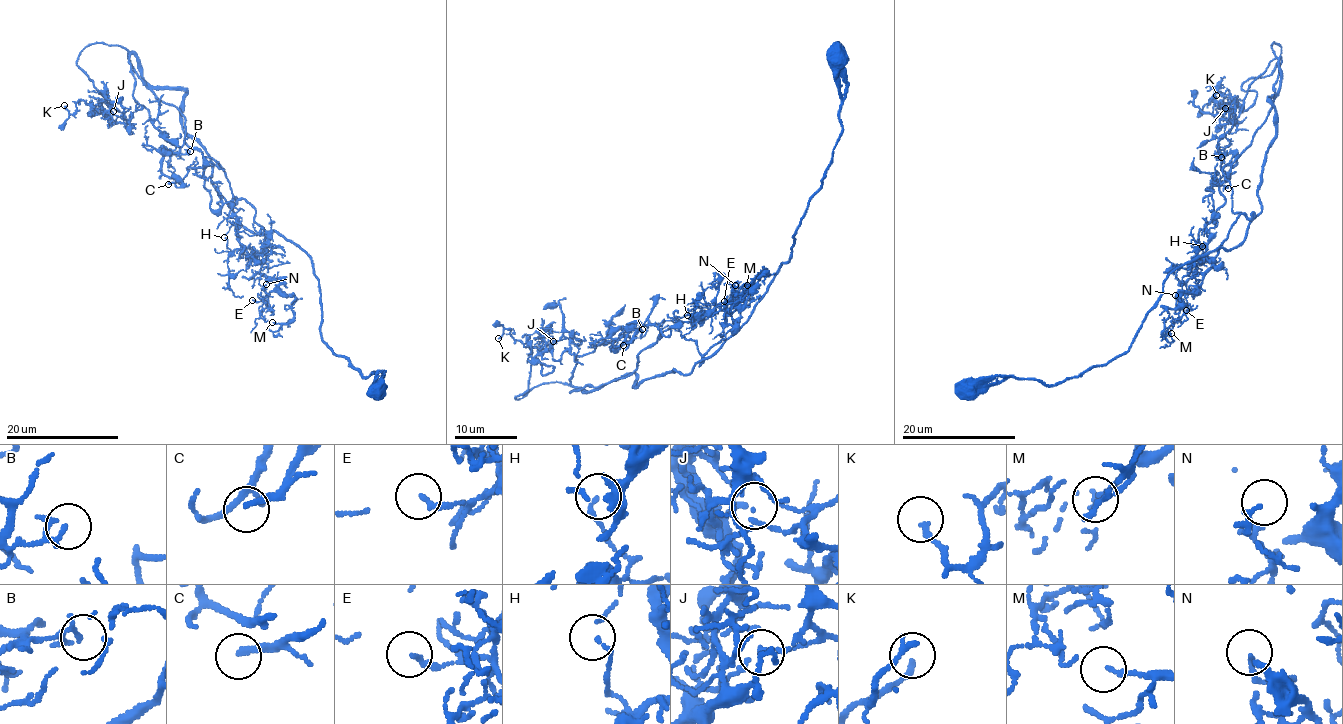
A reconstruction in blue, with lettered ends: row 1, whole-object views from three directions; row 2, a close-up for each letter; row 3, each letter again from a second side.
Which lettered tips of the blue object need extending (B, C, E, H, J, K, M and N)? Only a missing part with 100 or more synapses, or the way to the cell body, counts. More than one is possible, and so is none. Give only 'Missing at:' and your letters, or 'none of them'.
Missing at: C

